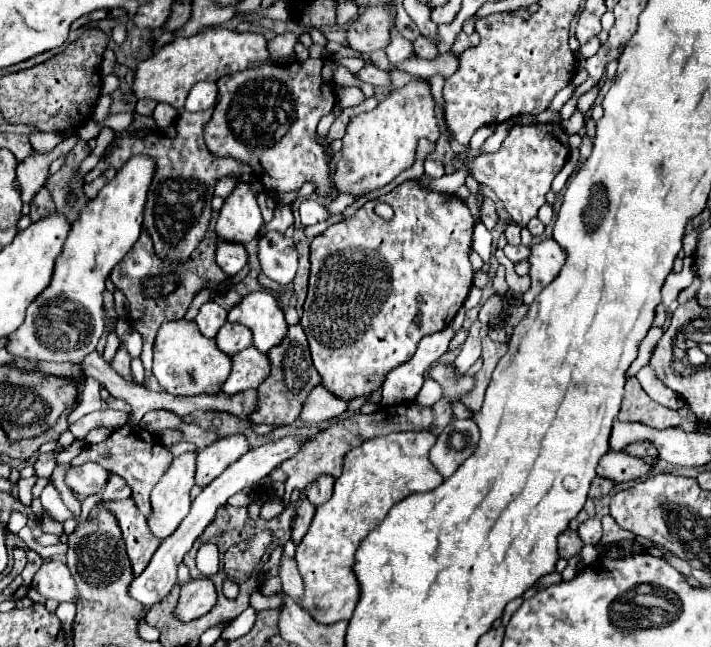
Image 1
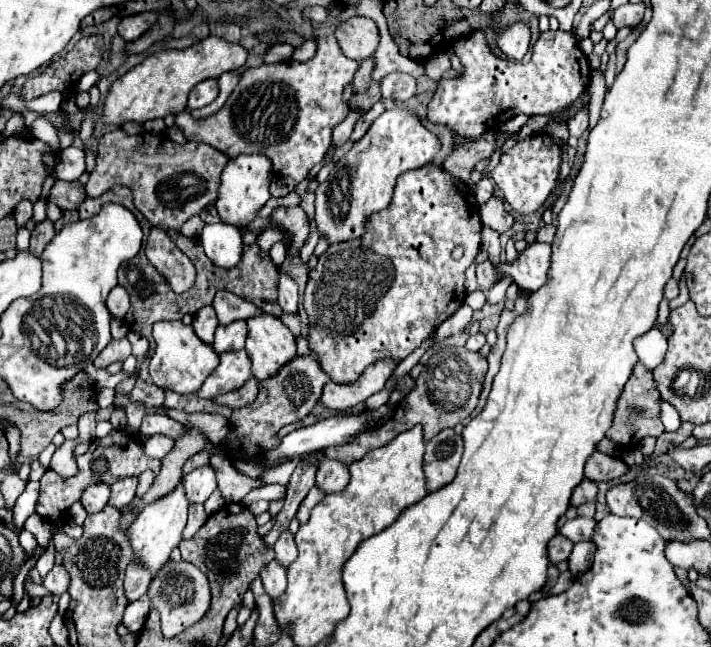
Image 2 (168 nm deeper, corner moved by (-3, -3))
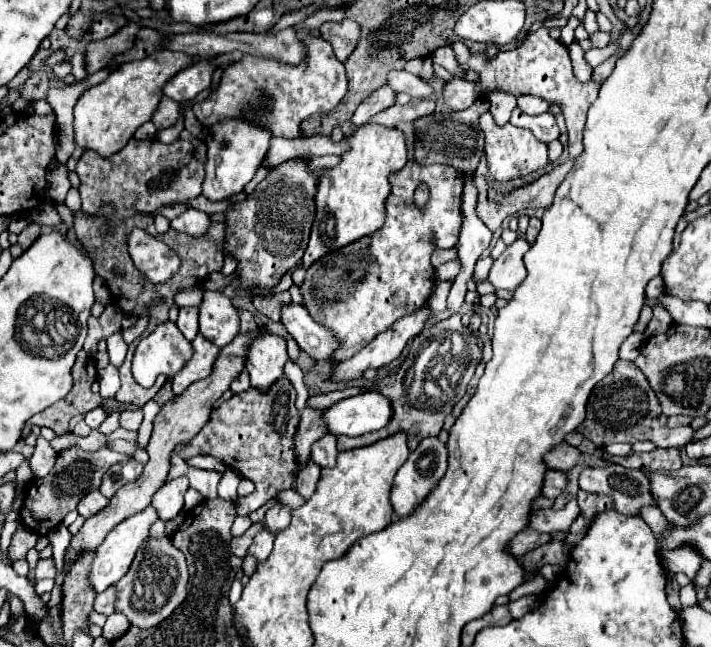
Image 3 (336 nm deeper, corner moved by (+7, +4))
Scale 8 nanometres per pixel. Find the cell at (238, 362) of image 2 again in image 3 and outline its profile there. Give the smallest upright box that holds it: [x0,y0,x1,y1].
[170,334,220,396]

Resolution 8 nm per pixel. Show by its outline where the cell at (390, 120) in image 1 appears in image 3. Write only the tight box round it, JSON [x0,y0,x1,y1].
[302,124,408,268]

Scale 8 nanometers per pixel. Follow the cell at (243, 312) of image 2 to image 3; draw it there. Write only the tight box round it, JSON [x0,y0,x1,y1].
[176,286,202,306]

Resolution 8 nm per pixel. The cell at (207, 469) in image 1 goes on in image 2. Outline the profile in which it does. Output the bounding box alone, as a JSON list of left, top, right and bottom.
[184,463,216,503]

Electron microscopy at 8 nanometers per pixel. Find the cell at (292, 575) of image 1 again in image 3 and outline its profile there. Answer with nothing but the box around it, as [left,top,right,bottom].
[266,500,292,532]

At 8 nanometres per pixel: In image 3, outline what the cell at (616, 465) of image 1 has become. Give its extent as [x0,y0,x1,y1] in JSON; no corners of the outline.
[544,442,580,470]

